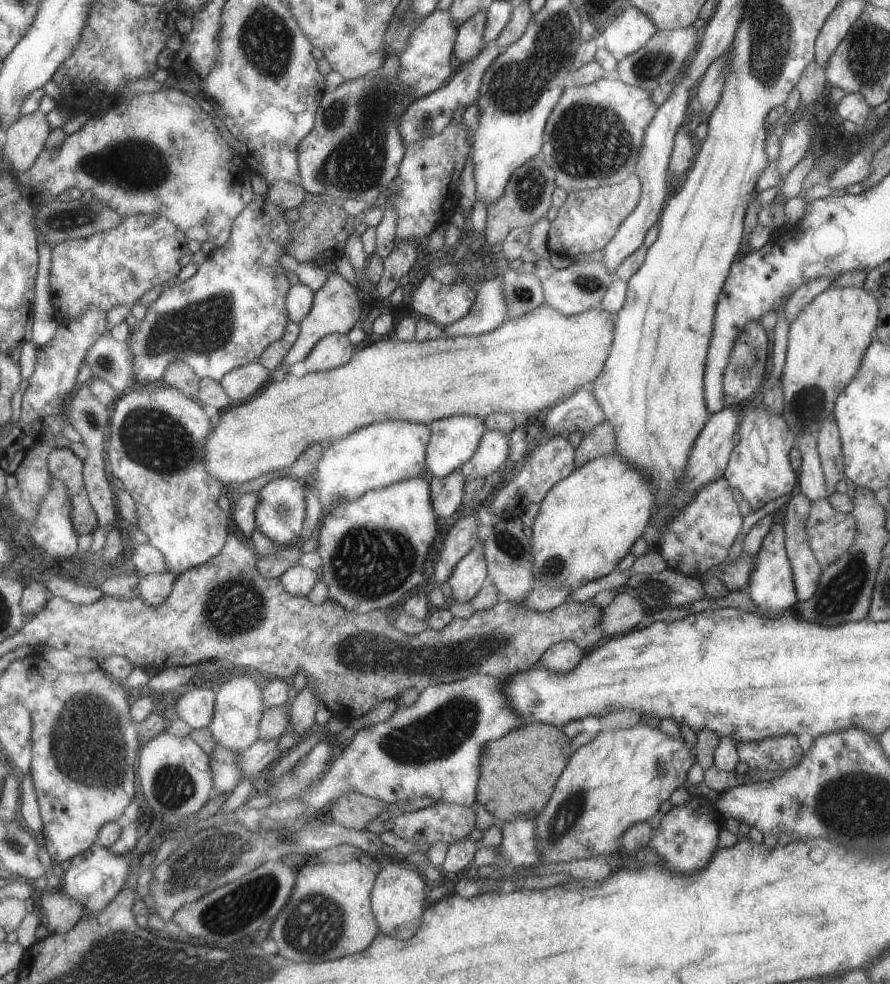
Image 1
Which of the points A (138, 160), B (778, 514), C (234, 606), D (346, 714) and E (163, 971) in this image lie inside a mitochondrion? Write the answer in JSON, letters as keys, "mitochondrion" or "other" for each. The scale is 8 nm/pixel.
{"A":"mitochondrion","B":"other","C":"mitochondrion","D":"other","E":"mitochondrion"}

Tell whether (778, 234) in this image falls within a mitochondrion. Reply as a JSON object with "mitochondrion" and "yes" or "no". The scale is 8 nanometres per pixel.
{"mitochondrion":"no"}

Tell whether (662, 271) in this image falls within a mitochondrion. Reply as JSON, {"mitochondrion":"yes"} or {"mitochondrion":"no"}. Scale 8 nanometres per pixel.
{"mitochondrion":"no"}

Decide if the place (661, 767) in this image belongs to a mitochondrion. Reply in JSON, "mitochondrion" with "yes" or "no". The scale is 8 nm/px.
{"mitochondrion":"yes"}

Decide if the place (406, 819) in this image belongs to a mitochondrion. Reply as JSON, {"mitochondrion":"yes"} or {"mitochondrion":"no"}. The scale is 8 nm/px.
{"mitochondrion":"no"}

